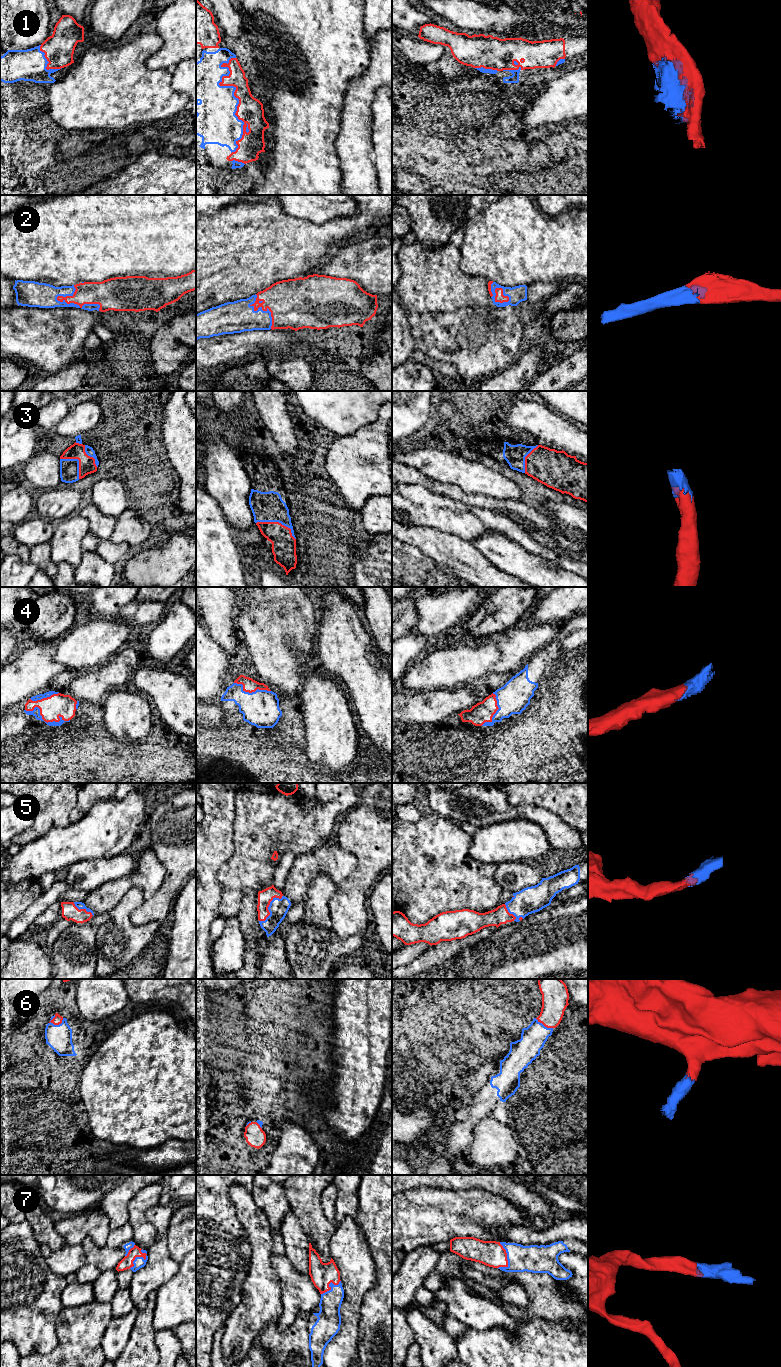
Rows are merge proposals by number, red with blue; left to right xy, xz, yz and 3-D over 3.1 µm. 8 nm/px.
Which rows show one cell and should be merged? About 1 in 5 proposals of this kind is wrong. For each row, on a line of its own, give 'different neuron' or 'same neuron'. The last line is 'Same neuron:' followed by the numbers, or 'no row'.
1: same neuron
2: same neuron
3: same neuron
4: same neuron
5: same neuron
6: same neuron
7: same neuron
Same neuron: 1, 2, 3, 4, 5, 6, 7

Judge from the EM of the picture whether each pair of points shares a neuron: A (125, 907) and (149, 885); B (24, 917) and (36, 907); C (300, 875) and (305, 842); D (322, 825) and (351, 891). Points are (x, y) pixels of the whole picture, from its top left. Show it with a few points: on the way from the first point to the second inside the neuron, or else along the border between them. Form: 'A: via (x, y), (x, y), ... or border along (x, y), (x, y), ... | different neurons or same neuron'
A: border along (145, 899), (139, 888), (132, 887), (120, 900) | different neurons
B: via (27, 916), (33, 910) | same neuron
C: border along (313, 851), (296, 857) | different neurons
D: border along (340, 818), (335, 830), (334, 841) | different neurons

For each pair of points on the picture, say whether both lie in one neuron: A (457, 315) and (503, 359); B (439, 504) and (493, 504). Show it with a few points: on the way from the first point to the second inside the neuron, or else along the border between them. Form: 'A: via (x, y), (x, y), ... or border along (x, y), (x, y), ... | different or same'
A: via (443, 340), (443, 354), (461, 359), (478, 359) | same
B: border along (443, 495), (459, 500), (467, 505), (488, 510) | different

